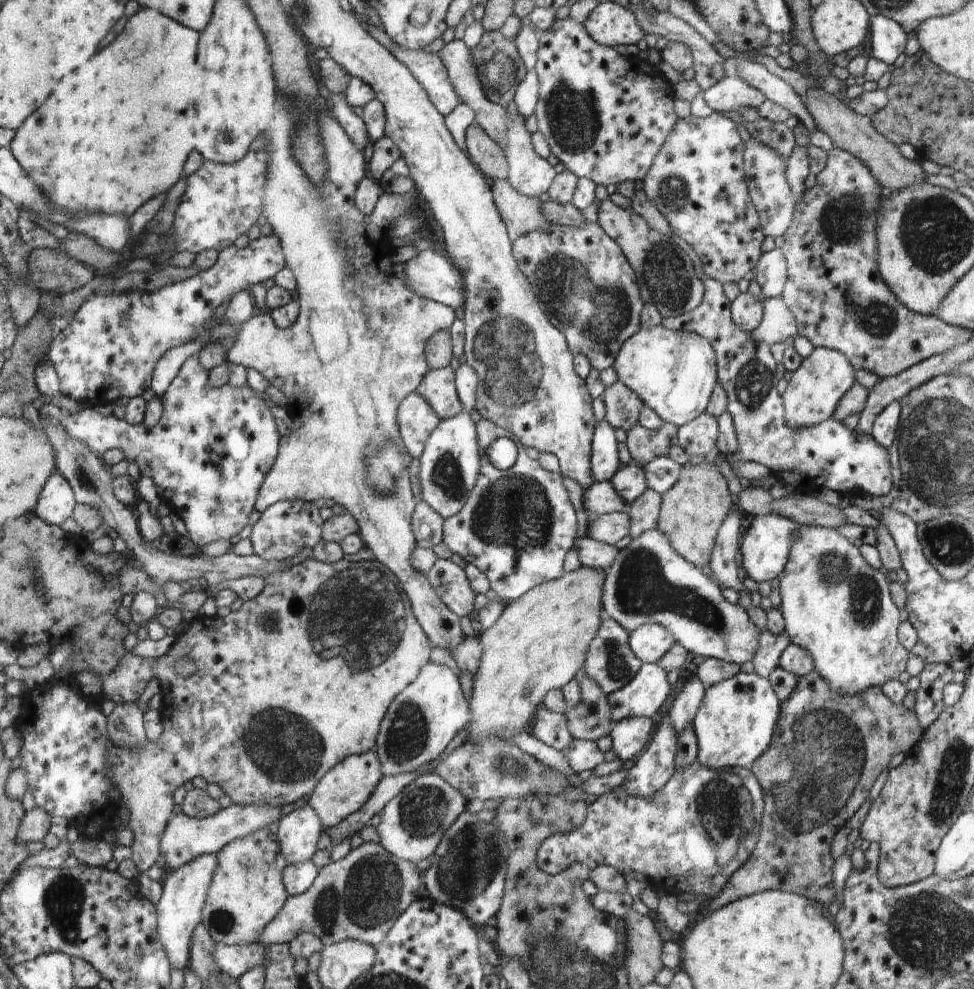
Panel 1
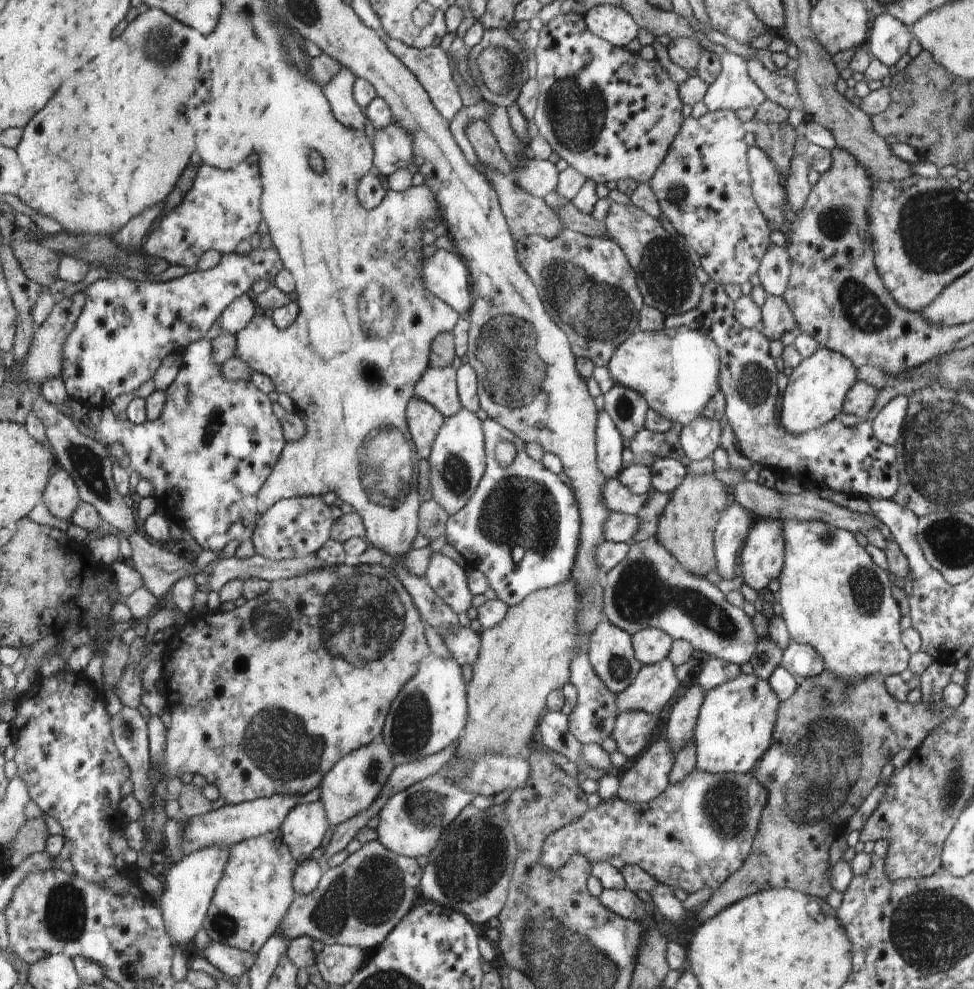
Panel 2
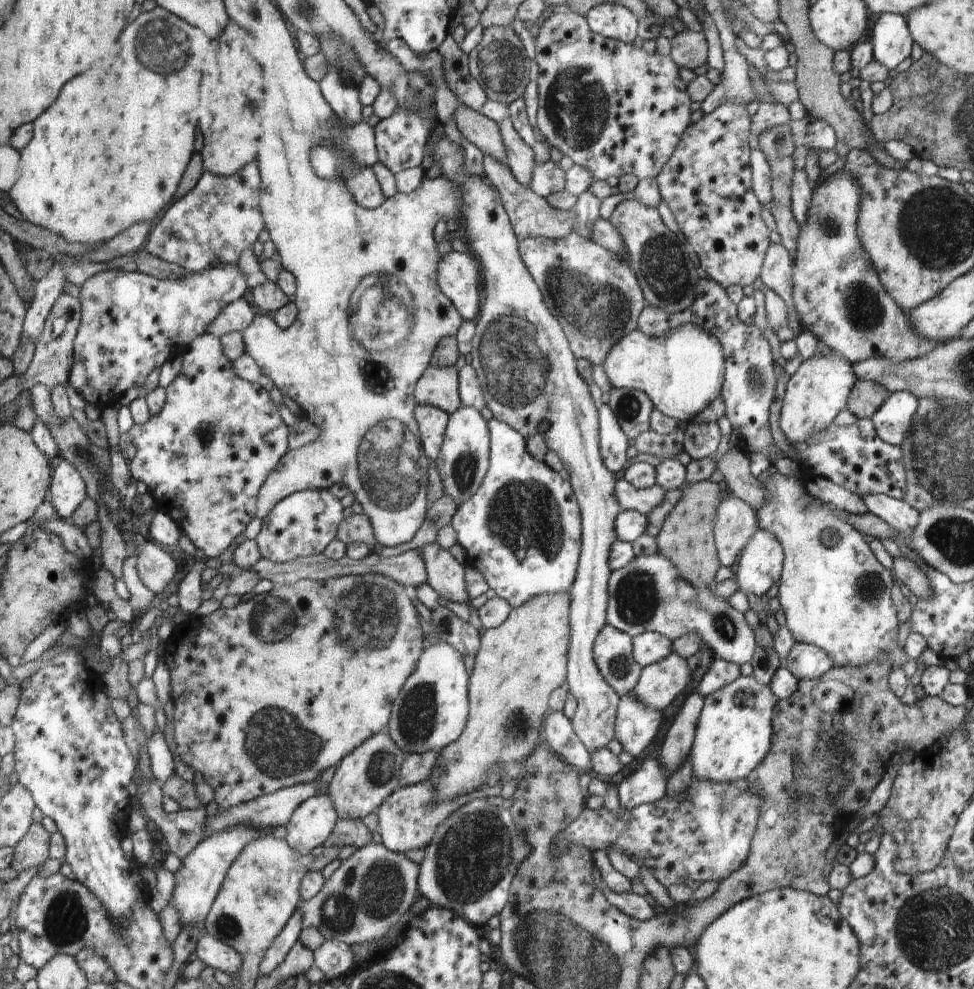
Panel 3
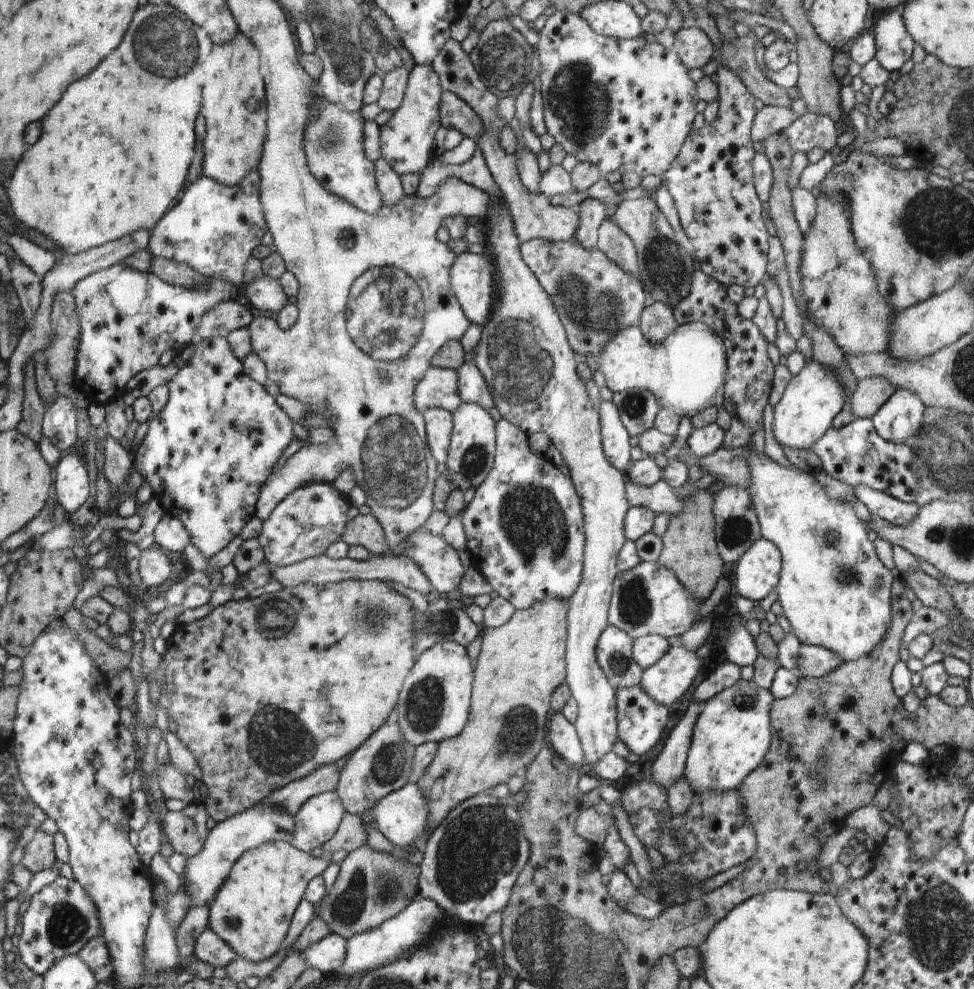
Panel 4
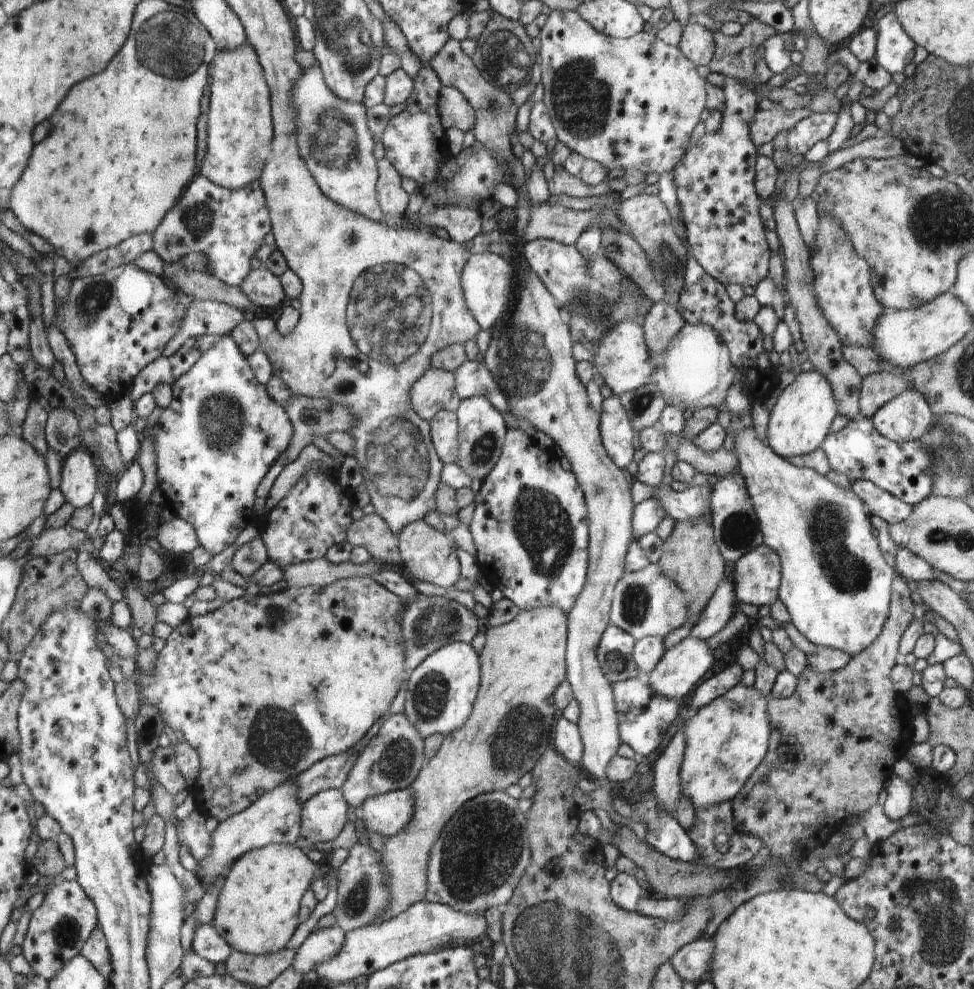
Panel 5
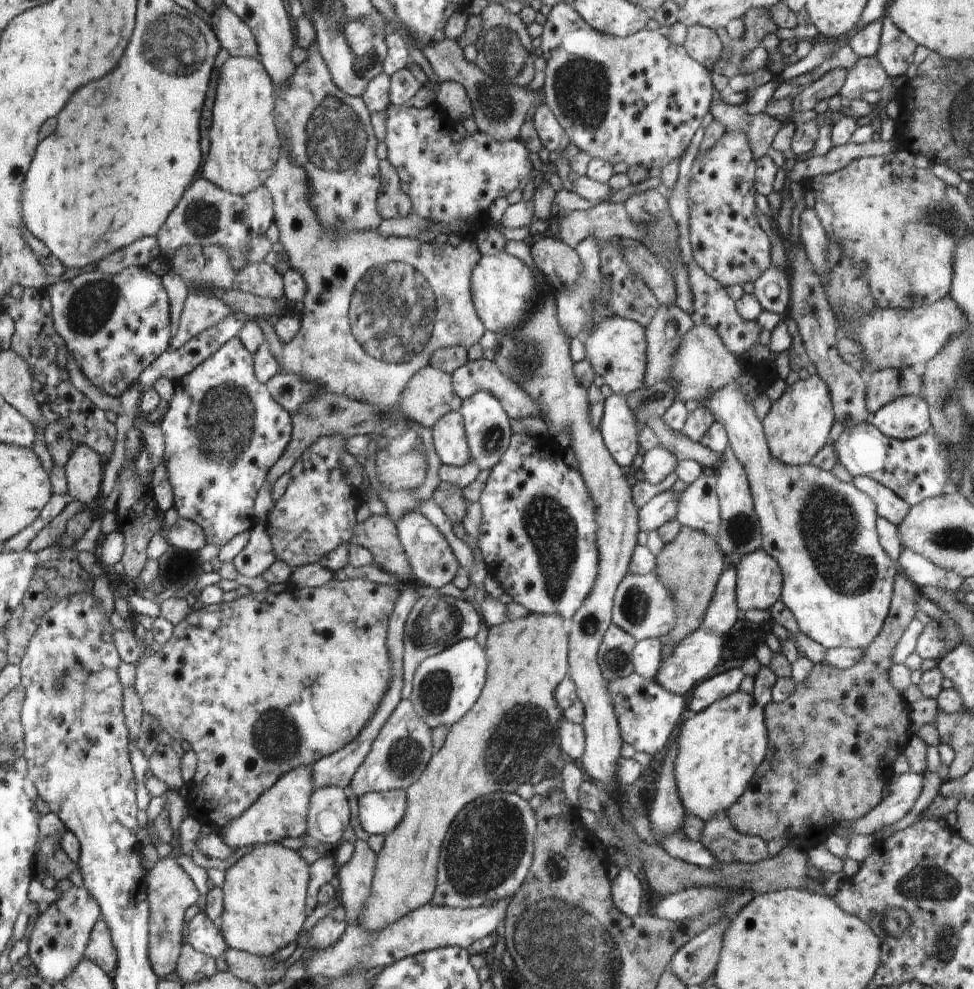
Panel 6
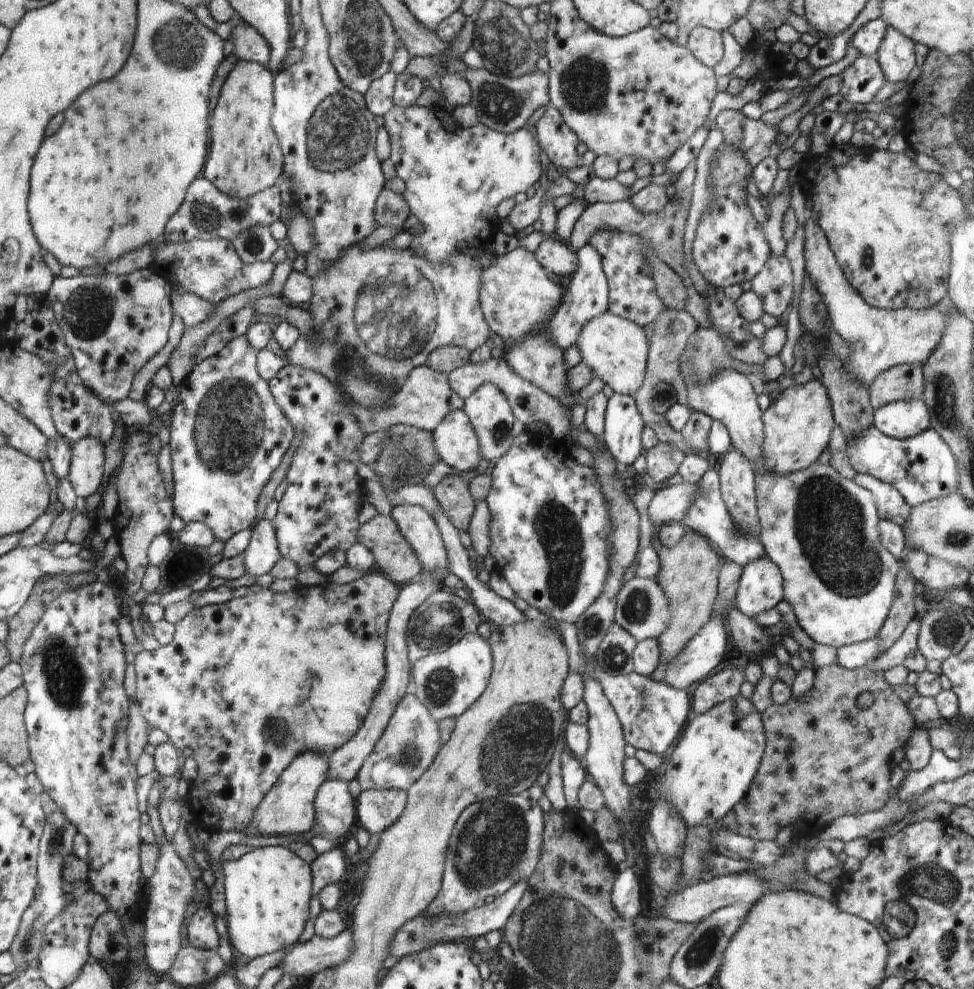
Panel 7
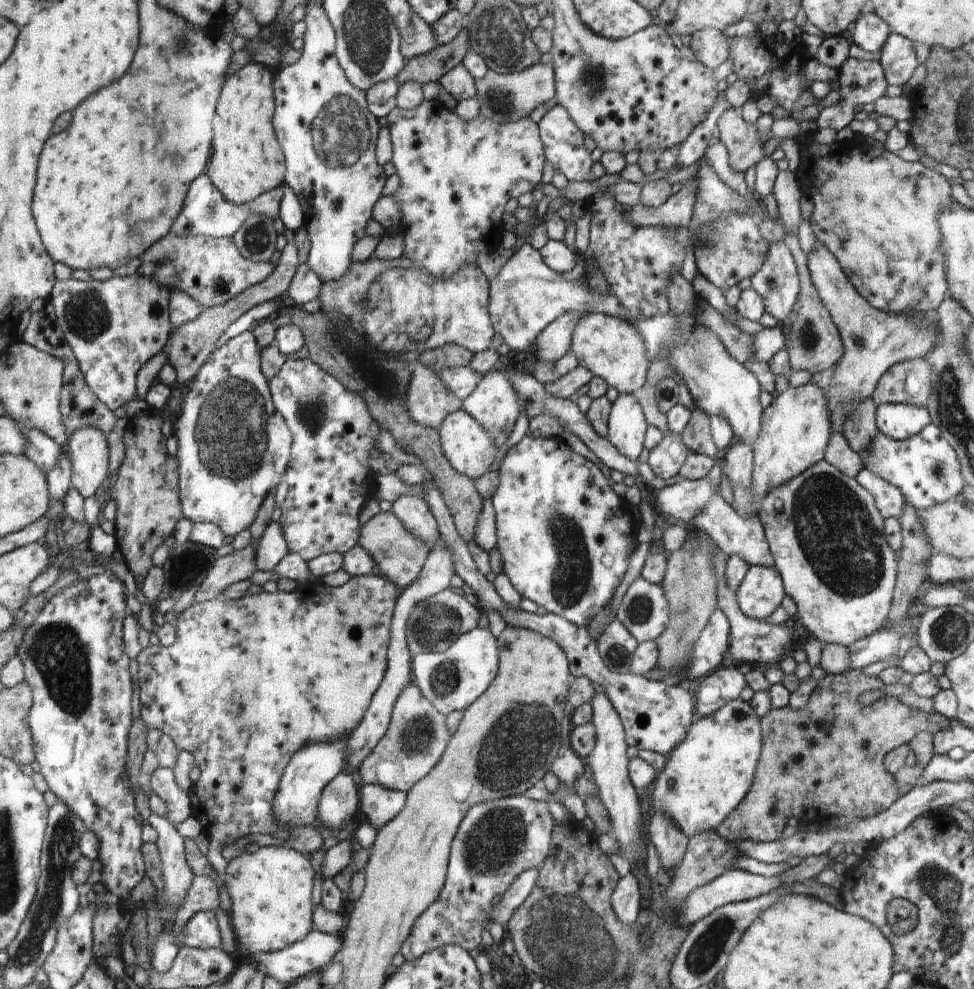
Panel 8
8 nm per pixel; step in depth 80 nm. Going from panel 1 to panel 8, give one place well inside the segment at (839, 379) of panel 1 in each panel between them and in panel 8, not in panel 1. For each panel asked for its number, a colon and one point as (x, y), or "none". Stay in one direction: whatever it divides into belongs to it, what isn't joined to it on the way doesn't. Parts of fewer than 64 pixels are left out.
2: (816, 390)
3: (820, 388)
4: (813, 397)
5: (800, 421)
6: (797, 426)
7: (797, 425)
8: (795, 428)

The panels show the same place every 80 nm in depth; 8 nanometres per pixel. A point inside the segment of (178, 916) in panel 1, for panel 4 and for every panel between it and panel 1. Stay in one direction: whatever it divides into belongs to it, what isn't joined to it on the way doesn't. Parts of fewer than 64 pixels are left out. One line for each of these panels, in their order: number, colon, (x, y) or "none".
2: (189, 886)
3: (202, 873)
4: (205, 873)

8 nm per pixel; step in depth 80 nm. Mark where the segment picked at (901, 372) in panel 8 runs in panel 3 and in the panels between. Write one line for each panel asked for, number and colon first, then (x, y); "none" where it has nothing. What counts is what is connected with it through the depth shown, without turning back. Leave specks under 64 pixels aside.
3: (867, 396)
4: (870, 394)
5: (877, 390)
6: (885, 386)
7: (903, 382)

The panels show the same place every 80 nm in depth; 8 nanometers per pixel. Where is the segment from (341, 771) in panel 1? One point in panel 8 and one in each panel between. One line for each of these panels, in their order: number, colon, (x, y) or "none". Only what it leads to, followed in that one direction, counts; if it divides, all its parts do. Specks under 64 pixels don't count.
2: (353, 784)
3: (365, 778)
4: (383, 764)
5: (392, 760)
6: (400, 755)
7: (405, 752)
8: (417, 736)

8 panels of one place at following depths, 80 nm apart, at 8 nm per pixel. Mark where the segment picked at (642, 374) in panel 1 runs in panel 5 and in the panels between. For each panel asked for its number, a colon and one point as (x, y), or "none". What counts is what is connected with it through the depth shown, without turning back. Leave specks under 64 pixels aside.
2: (678, 371)
3: (682, 370)
4: (686, 372)
5: (696, 371)

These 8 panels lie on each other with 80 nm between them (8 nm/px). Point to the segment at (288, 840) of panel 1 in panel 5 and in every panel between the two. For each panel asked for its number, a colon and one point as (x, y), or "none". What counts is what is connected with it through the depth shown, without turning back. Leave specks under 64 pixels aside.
2: (303, 828)
3: (311, 823)
4: (317, 820)
5: (324, 815)

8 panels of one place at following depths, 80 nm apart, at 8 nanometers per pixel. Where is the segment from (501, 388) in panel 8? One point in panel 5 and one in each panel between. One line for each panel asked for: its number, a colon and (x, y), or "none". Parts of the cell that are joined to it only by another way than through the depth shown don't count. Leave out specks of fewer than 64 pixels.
5: (482, 436)
6: (488, 429)
7: (489, 410)

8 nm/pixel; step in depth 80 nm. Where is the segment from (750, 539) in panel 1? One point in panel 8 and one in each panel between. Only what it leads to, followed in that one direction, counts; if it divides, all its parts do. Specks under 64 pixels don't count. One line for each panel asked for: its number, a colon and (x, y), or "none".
2: (763, 555)
3: (762, 560)
4: (758, 571)
5: (757, 575)
6: (760, 582)
7: (761, 586)
8: (762, 590)

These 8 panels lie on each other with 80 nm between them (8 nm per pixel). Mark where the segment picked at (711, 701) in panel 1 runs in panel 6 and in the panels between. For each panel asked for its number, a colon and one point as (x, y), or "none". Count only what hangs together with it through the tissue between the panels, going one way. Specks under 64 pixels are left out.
2: (735, 725)
3: (734, 735)
4: (733, 733)
5: (726, 741)
6: (720, 749)

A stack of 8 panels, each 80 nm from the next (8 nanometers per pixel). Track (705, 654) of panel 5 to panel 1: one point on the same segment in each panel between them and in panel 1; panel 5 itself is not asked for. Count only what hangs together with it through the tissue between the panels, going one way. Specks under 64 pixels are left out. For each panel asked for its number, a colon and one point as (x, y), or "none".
1: (642, 697)
2: (655, 684)
3: (661, 682)
4: (666, 682)

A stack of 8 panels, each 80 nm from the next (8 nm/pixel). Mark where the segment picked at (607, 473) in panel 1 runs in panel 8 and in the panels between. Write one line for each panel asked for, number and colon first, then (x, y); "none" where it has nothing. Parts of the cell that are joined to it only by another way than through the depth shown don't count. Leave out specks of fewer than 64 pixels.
2: (610, 443)
3: (613, 443)
4: (617, 447)
5: (617, 430)
6: (618, 428)
7: (621, 434)
8: (626, 429)

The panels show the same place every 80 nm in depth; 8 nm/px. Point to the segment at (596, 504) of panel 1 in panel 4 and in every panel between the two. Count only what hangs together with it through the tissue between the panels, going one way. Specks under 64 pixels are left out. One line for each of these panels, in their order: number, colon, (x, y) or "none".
2: (617, 498)
3: (630, 498)
4: (659, 498)

